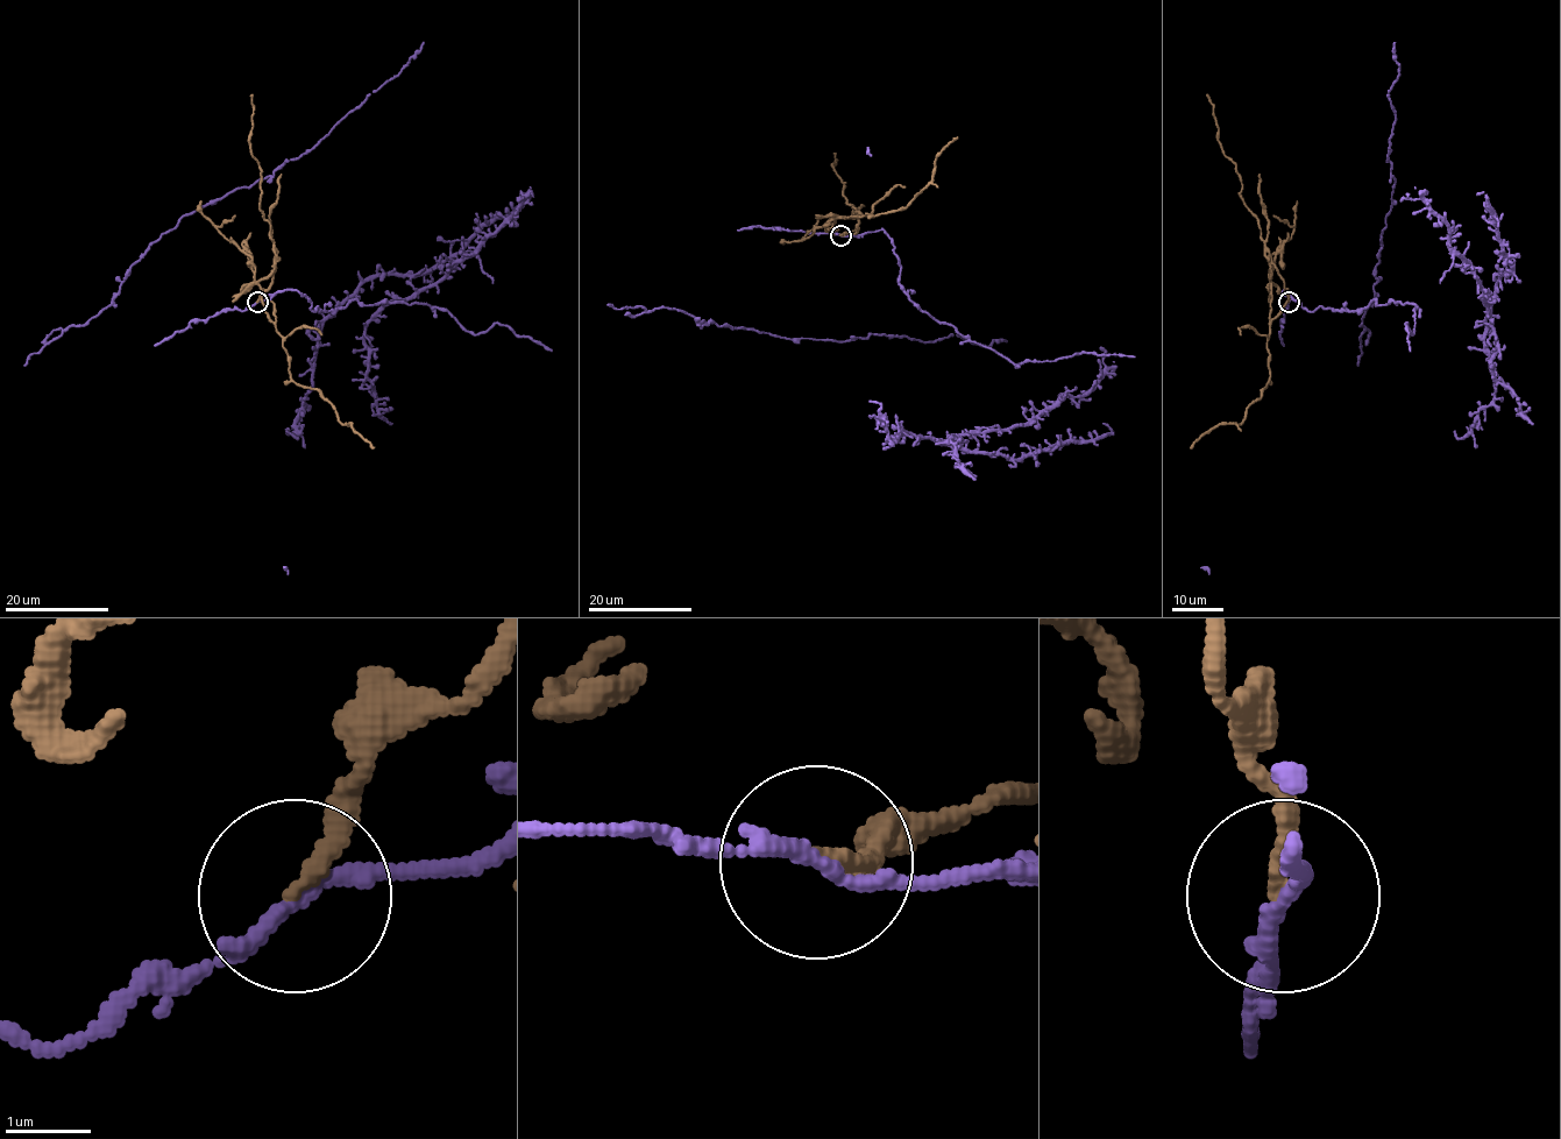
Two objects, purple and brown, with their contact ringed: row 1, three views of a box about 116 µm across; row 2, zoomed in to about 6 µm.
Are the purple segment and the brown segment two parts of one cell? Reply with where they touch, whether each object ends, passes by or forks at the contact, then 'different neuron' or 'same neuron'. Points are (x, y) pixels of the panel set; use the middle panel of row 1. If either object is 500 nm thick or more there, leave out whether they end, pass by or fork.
at (841, 235); purple passes by; brown ends there; different neuron

